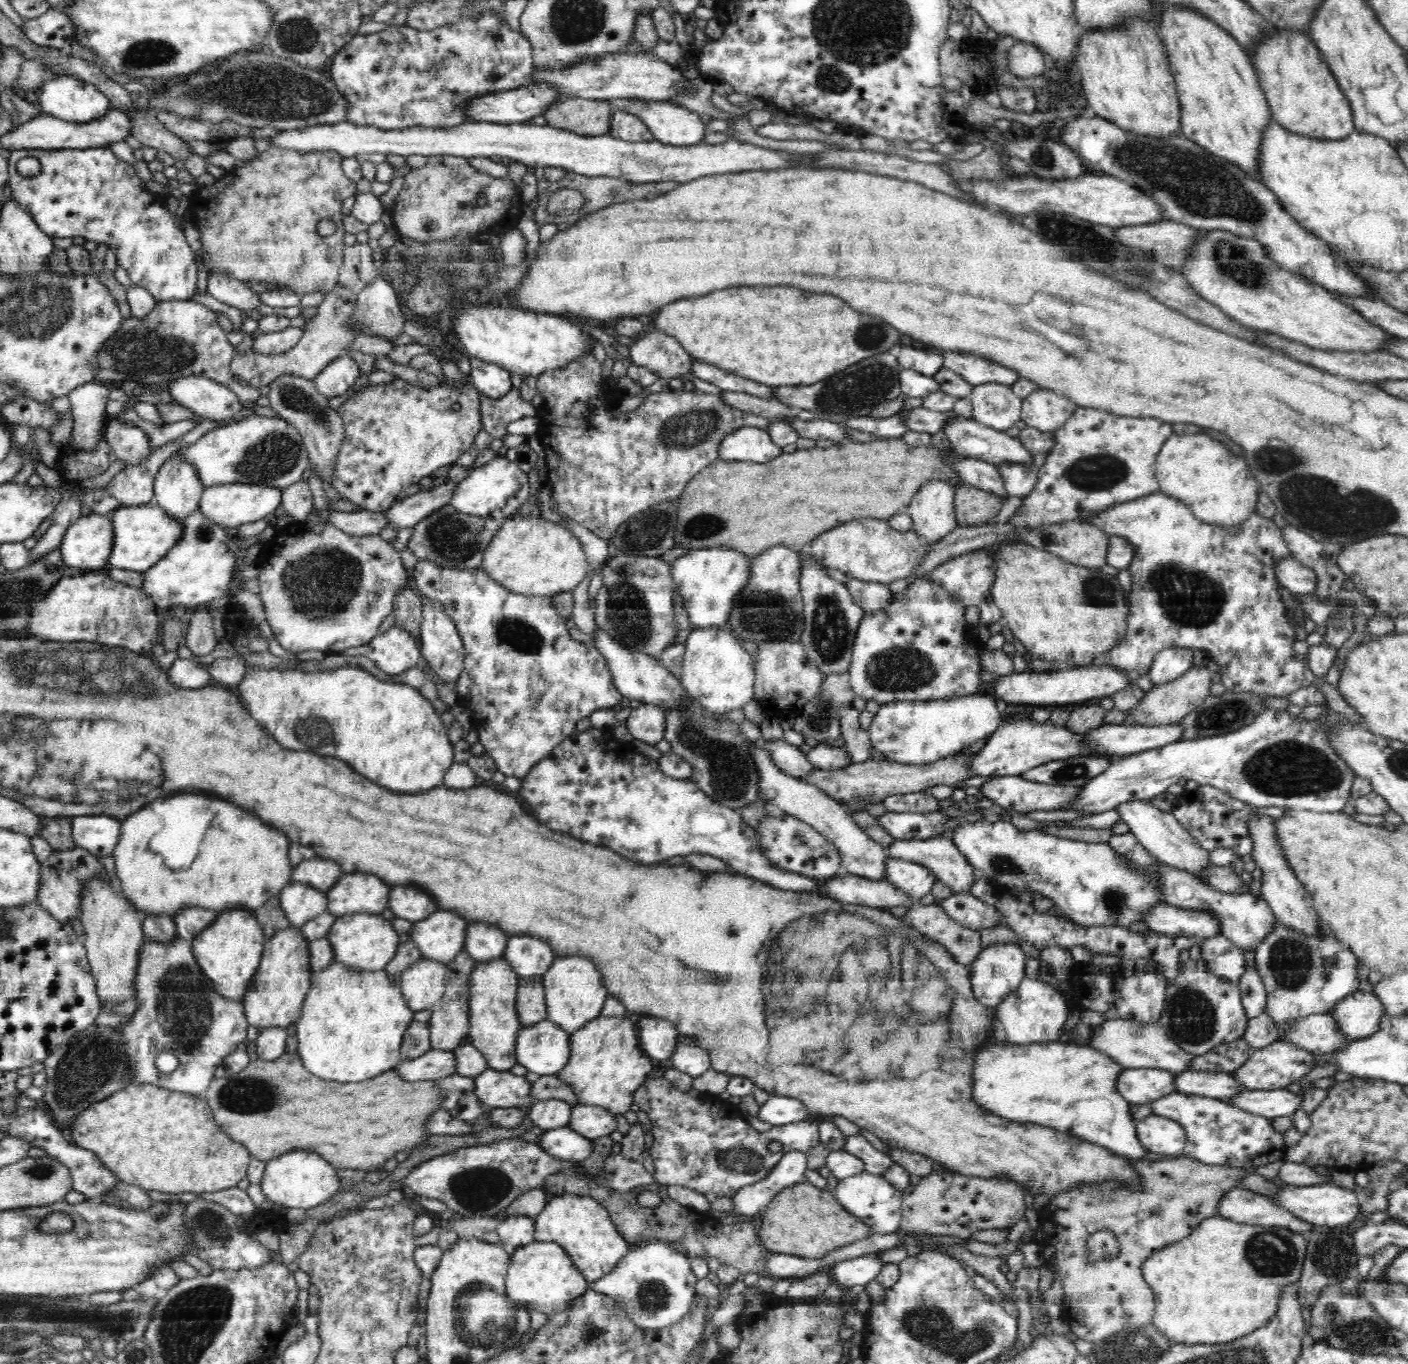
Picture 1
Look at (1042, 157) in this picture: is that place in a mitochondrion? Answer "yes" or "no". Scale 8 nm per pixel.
yes

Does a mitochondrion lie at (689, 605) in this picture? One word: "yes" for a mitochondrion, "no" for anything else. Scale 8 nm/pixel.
no

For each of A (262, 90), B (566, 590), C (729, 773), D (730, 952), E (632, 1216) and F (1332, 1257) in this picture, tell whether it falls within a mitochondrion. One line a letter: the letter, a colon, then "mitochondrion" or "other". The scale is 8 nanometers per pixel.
A: mitochondrion
B: other
C: mitochondrion
D: other
E: other
F: mitochondrion

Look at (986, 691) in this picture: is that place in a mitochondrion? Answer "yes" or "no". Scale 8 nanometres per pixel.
no

